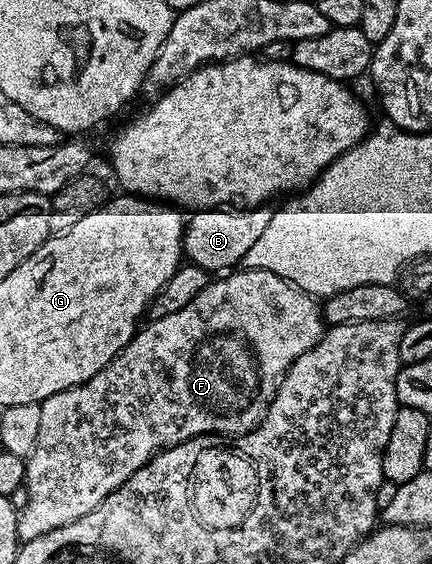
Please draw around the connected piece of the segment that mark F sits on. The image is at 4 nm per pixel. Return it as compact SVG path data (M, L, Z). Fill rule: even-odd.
M257 268L229 271L209 282L206 290L202 290L202 294L194 298L194 302L182 306L182 310L174 314L166 314L166 318L149 319L137 331L136 337L107 366L98 370L94 378L40 401L42 423L38 429L38 442L36 449L31 456L27 457L24 465L24 486L28 488L29 498L25 508L20 510L16 517L18 538L21 542L33 540L42 534L50 534L50 530L58 530L70 522L78 522L78 518L90 514L90 510L94 510L107 496L114 494L118 486L122 486L134 473L142 470L142 466L146 466L146 462L154 459L156 453L164 448L172 448L175 444L181 444L195 436L214 435L221 438L227 438L227 436L235 438L252 432L266 418L268 407L272 405L272 399L276 396L282 378L288 373L288 367L299 356L306 354L306 350L310 350L317 344L325 331L326 325L321 305L313 297L291 284L286 278L278 278L278 274L270 270Z

